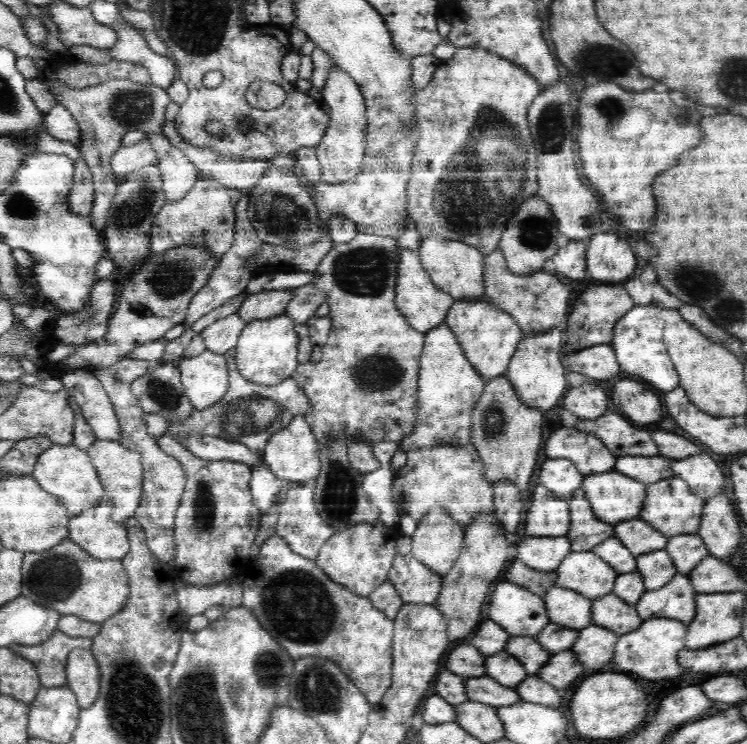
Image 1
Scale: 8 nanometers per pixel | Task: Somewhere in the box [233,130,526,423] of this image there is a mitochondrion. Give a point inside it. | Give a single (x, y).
(367, 270)

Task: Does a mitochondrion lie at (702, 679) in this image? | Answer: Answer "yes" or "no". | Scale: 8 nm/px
no

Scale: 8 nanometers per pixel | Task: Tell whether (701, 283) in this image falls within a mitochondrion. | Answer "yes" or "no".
yes

